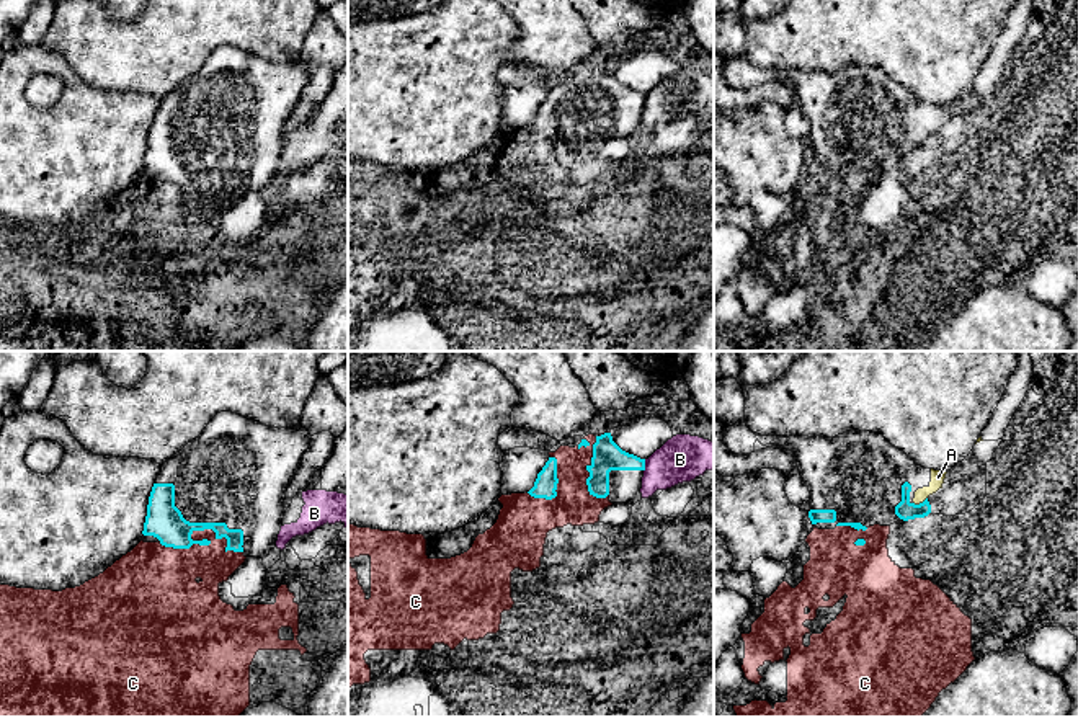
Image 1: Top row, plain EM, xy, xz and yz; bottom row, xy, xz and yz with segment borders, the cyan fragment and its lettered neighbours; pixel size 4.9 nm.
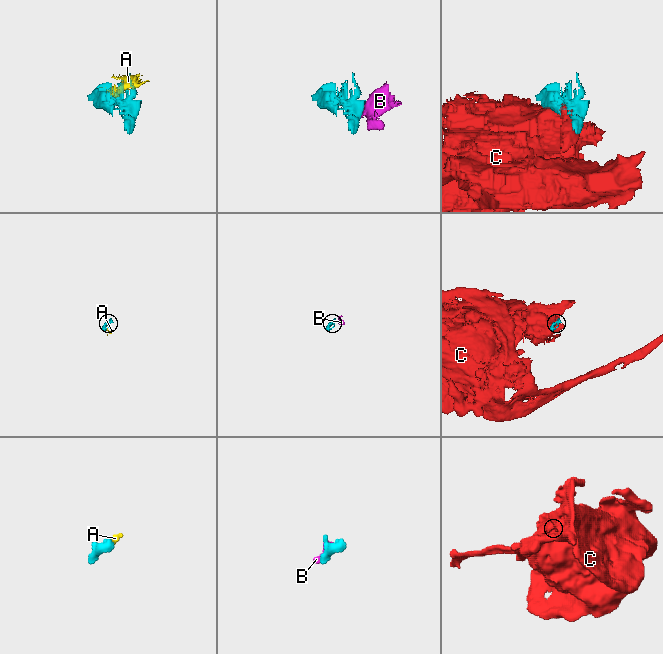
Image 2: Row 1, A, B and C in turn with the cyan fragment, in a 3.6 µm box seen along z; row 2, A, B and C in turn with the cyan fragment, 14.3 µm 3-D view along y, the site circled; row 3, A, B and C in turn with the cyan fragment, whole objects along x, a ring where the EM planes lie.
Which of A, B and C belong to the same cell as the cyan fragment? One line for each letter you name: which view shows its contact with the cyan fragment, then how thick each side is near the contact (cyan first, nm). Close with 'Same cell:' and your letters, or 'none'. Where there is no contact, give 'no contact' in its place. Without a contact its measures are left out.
A: contact in yz; calibres 90 and 70 nm
Same cell: A

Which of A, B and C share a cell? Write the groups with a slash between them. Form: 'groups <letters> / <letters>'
groups A / B / C

